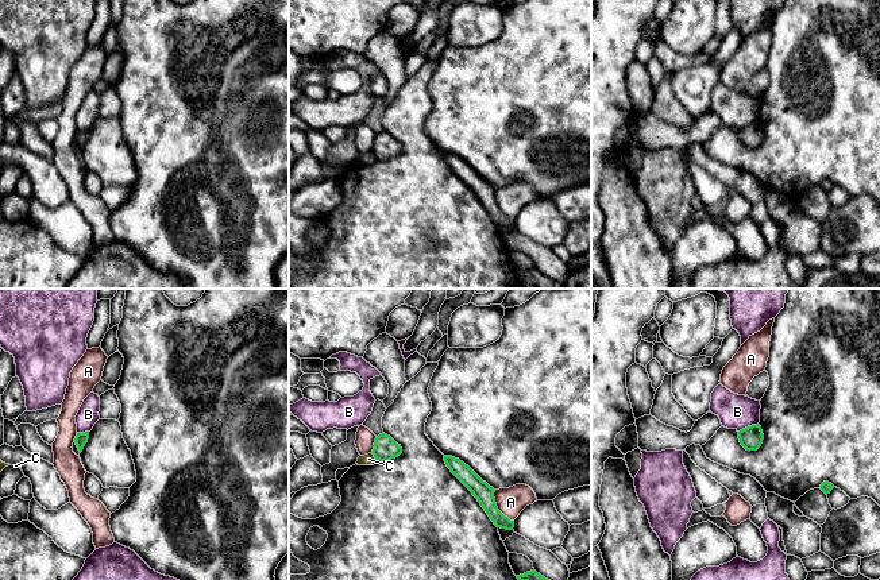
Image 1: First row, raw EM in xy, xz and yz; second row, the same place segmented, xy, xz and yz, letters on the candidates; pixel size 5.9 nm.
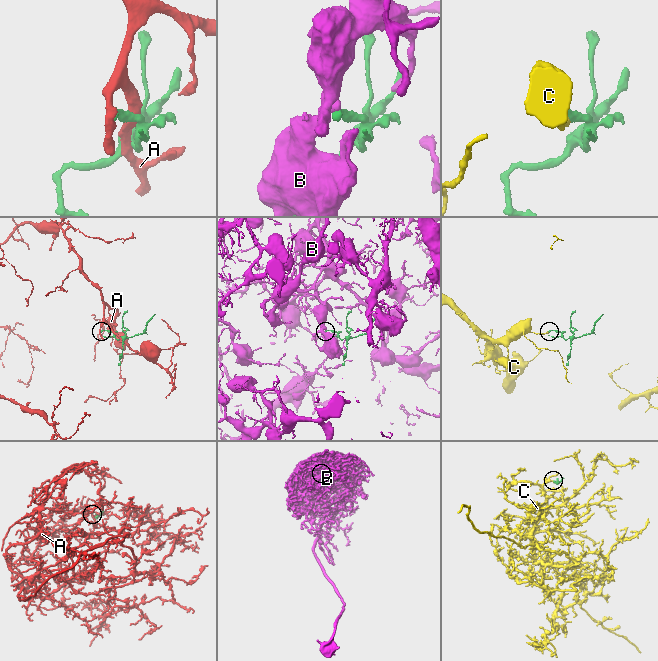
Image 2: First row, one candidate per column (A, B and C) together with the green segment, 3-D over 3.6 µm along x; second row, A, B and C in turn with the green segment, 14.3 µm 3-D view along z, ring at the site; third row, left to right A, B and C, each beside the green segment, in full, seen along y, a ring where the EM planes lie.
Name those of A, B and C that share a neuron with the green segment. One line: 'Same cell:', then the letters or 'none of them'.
Same cell: none of them

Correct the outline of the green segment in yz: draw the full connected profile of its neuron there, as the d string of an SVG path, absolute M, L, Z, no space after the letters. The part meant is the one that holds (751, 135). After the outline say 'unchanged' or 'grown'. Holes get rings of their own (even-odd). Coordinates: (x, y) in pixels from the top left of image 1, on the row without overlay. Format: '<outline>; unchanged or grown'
M757 121L740 128L738 136L746 148L757 148L763 142L764 132L761 124Z; unchanged

